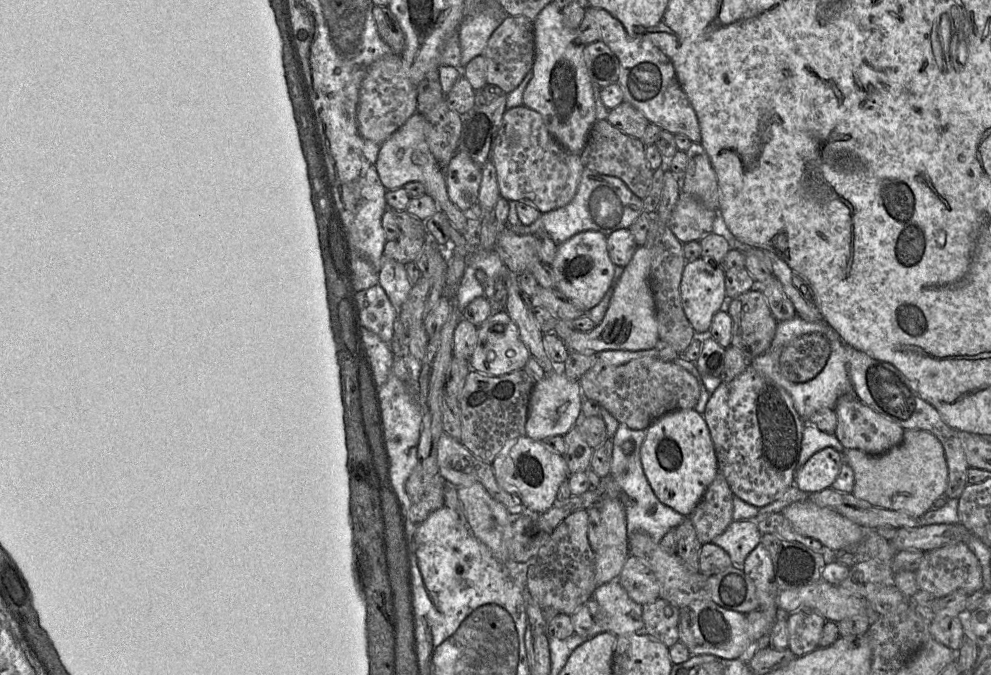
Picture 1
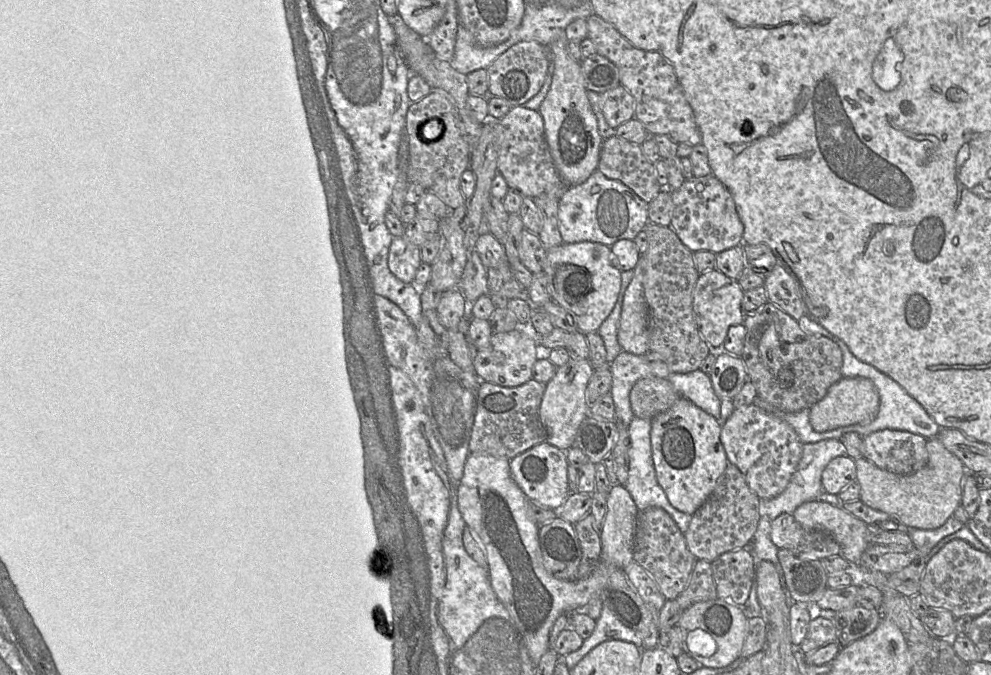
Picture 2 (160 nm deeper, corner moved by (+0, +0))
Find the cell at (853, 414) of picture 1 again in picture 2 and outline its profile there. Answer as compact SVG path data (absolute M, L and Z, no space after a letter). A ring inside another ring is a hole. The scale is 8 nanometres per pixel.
M884 429L863 438L863 457L877 467L910 475L928 462L927 439L902 430Z

